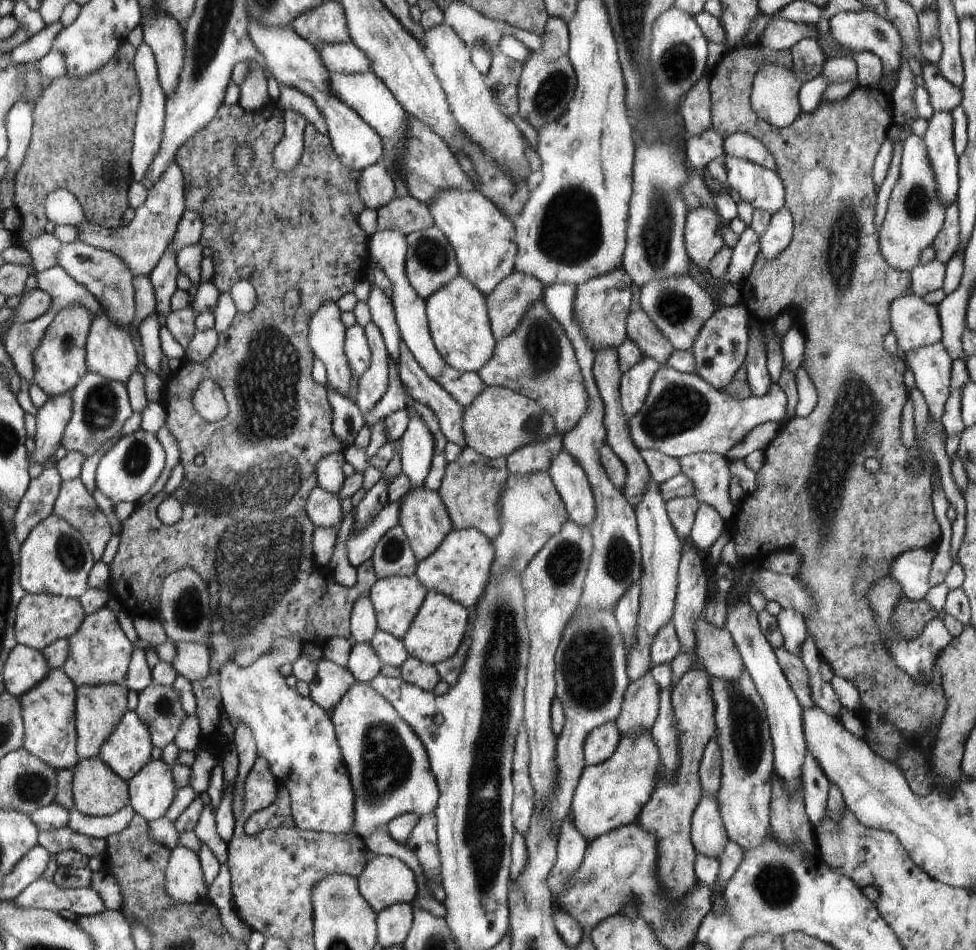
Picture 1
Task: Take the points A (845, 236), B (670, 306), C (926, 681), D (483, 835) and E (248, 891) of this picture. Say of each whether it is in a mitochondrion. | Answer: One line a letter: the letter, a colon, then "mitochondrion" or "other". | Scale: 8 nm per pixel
A: mitochondrion
B: mitochondrion
C: other
D: mitochondrion
E: other

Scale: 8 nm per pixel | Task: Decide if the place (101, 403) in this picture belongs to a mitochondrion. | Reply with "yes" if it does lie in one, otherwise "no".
yes

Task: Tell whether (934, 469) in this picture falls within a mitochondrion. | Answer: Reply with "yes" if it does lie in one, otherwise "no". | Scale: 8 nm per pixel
no

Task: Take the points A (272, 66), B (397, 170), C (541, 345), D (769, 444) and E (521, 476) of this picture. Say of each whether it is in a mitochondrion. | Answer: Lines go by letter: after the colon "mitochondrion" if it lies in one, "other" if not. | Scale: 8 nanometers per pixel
A: other
B: other
C: mitochondrion
D: other
E: other

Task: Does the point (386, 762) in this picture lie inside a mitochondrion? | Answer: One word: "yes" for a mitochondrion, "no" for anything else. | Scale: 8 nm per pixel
yes

